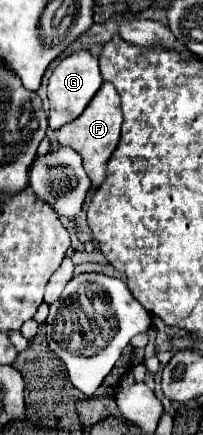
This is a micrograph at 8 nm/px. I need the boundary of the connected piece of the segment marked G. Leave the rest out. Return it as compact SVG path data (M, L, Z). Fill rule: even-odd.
M79 51L79 53L73 53L73 55L61 59L61 63L55 67L55 71L49 77L49 93L47 93L47 97L49 97L49 127L53 131L57 131L63 125L77 119L83 113L83 109L89 105L89 101L93 99L97 89L101 87L101 83L103 83L103 77L99 73L97 59L89 51Z

